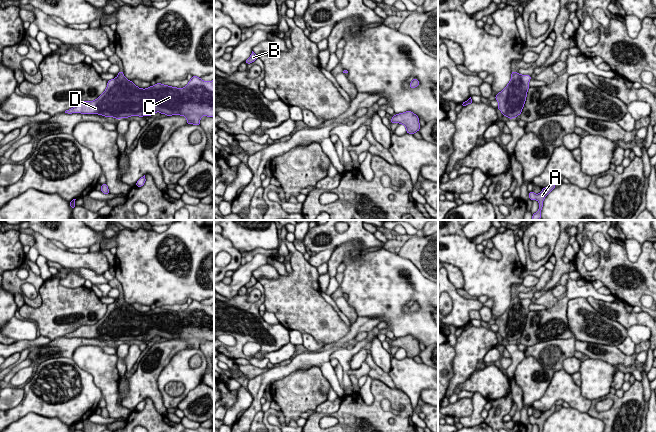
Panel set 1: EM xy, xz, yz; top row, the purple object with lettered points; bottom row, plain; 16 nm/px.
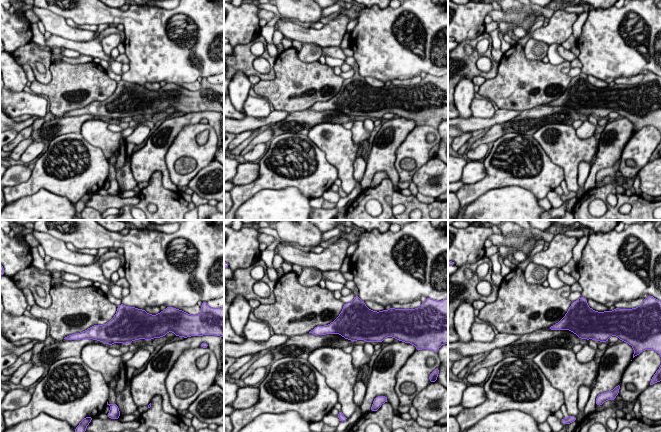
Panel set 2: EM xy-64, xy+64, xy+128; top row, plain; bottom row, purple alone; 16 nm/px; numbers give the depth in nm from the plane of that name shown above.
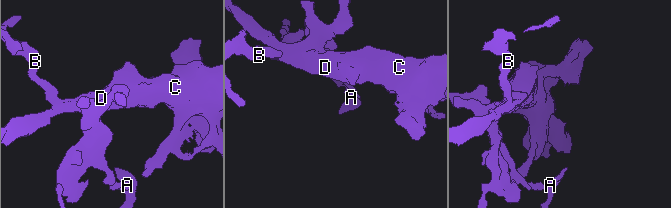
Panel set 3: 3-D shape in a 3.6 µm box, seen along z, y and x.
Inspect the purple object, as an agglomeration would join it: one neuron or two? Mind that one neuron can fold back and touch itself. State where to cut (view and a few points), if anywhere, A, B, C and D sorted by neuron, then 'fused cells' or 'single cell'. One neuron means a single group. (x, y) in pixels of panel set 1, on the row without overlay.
no cut; A B C D; single cell

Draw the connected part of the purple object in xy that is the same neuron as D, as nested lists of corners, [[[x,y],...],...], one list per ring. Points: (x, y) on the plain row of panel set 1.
[[[123,295],[118,300],[107,306],[106,314],[94,325],[83,325],[66,334],[65,337],[99,338],[116,343],[128,342],[130,340],[151,340],[160,336],[167,340],[185,340],[187,348],[200,349],[202,340],[214,341],[214,304],[203,305],[197,300],[192,300],[187,310],[177,312],[161,307],[156,307],[146,313],[137,311],[132,305],[124,301]]]

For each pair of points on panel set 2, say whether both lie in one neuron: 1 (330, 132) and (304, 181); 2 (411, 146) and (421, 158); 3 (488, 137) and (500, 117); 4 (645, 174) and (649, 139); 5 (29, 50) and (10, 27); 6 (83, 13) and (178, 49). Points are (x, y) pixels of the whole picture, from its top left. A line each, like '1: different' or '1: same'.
1: different
2: same
3: different
4: different
5: different
6: same

